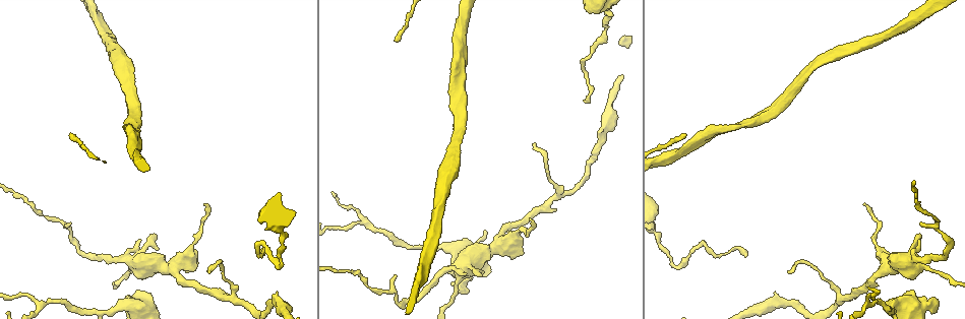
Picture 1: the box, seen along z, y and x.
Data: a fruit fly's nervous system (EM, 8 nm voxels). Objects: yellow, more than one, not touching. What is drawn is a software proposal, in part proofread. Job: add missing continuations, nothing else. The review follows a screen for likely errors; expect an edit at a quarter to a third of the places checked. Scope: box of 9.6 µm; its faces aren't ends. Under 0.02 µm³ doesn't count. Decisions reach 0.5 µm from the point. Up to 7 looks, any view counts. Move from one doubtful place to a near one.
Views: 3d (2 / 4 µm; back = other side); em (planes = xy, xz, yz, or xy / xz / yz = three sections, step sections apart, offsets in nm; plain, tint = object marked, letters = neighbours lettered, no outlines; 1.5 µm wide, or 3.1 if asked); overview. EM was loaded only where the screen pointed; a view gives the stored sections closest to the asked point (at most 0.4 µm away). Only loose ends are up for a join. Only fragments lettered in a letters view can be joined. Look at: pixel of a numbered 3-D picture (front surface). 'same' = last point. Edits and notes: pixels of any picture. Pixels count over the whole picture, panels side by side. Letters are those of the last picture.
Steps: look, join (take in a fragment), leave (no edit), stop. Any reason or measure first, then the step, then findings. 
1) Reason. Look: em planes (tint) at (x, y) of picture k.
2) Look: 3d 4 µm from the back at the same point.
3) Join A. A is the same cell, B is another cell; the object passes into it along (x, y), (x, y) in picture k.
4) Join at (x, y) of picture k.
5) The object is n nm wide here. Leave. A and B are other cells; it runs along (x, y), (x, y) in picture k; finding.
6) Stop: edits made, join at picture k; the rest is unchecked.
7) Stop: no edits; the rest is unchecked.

Stops while still wide. Look: em yz step 4 (tint) at (461, 290) of picture 1.

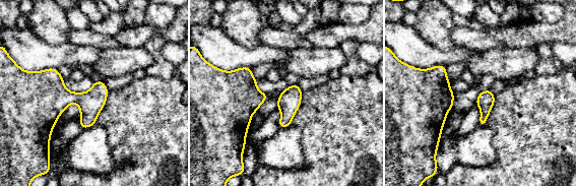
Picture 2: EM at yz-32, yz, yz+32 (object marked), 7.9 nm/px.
Look: em planes (letters) at the same point.

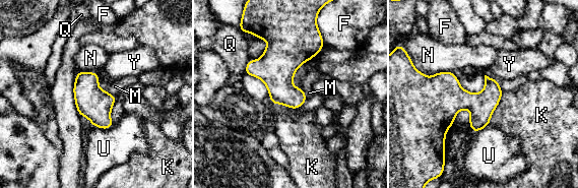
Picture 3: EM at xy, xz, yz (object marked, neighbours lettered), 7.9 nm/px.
The object is 200 nm wide here. Leave. F, K, M, N, Q, U and Y are other cells; a border runs along (503, 92), (489, 124) in picture 3; no lettered fragment goes on from it.

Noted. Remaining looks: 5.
Free end. Look: 3d 2 µm at (919, 239) of picture 1.

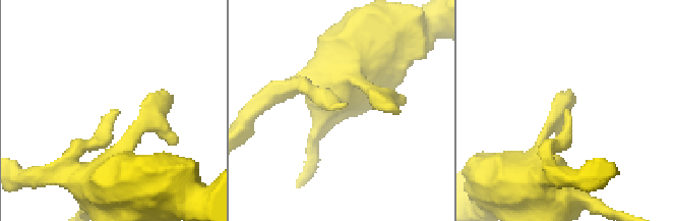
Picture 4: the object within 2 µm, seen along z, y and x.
Now the EM. Look: em xy step 8 (letters) at (118, 113) of picture 4.

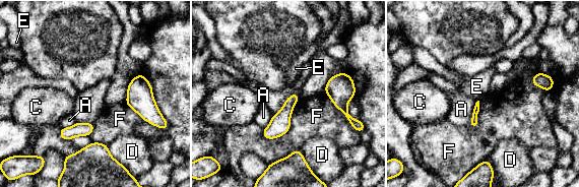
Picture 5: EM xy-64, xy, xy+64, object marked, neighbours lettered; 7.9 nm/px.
Leave. A, C, D, E and F are other cells; a border runs along (300, 98), (291, 128), (264, 138) in picture 5; none of them fits.

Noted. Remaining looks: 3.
An open end. Look: em planes (plain) at (746, 256) of picture 1.

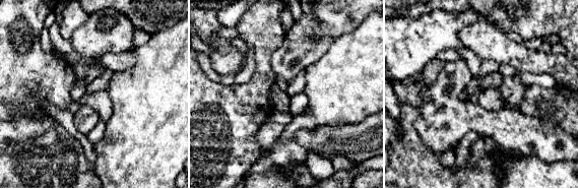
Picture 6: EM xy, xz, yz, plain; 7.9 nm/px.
What lies round it. Look: em planes (letters) at the same point.

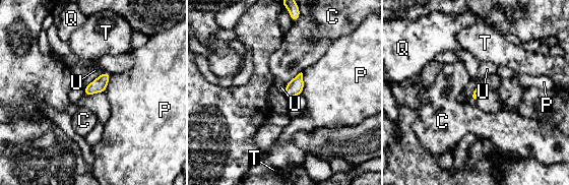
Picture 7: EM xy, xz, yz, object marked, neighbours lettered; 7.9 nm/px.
Leave. C, P, Q, T and U are other cells; a border runs along (104, 70), (85, 86) in picture 7; no lettered fragment goes on from it.

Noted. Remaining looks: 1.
Stop: no edits; the rest is unchecked.

